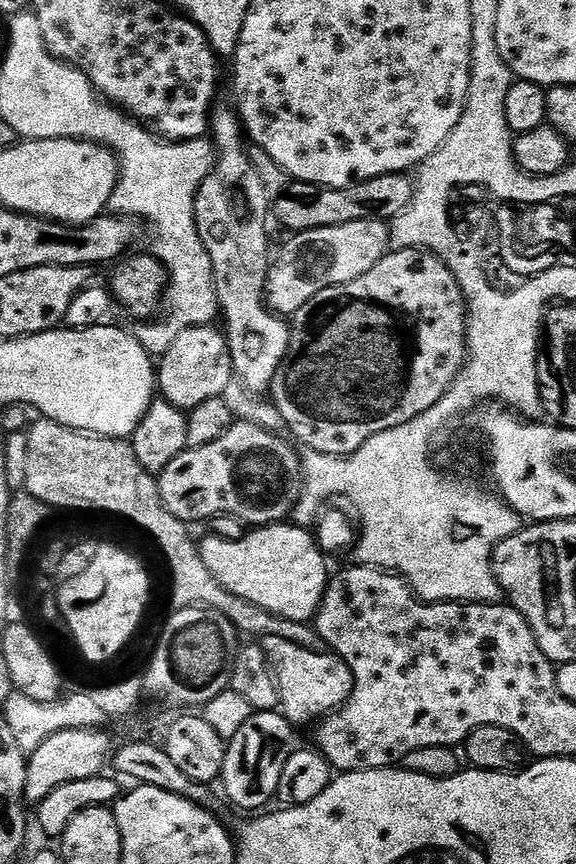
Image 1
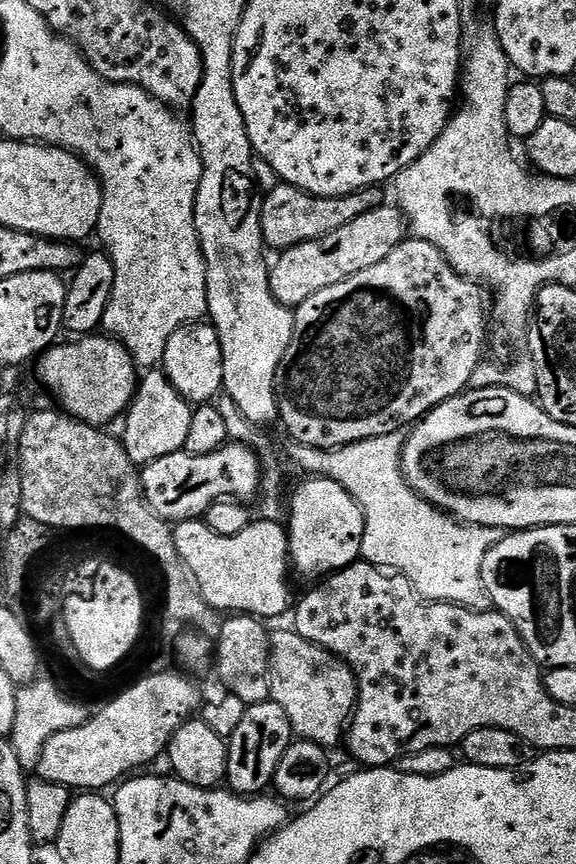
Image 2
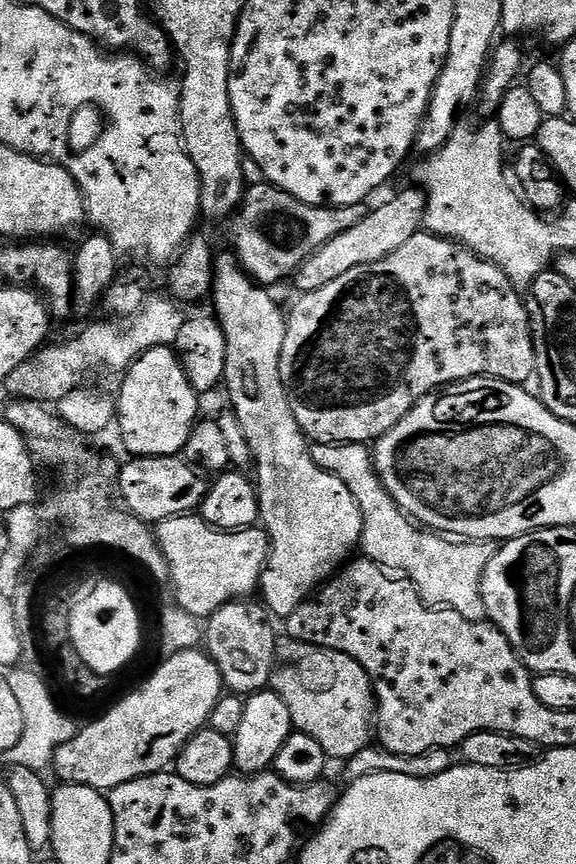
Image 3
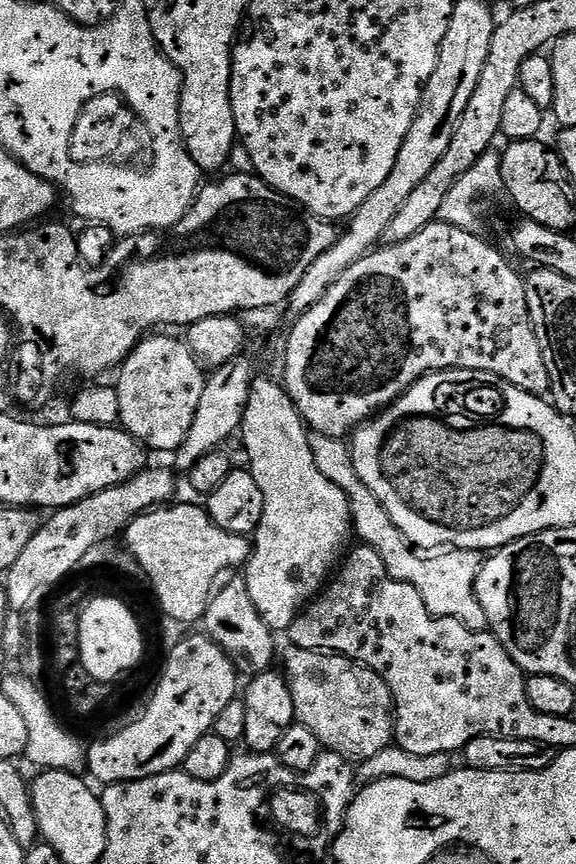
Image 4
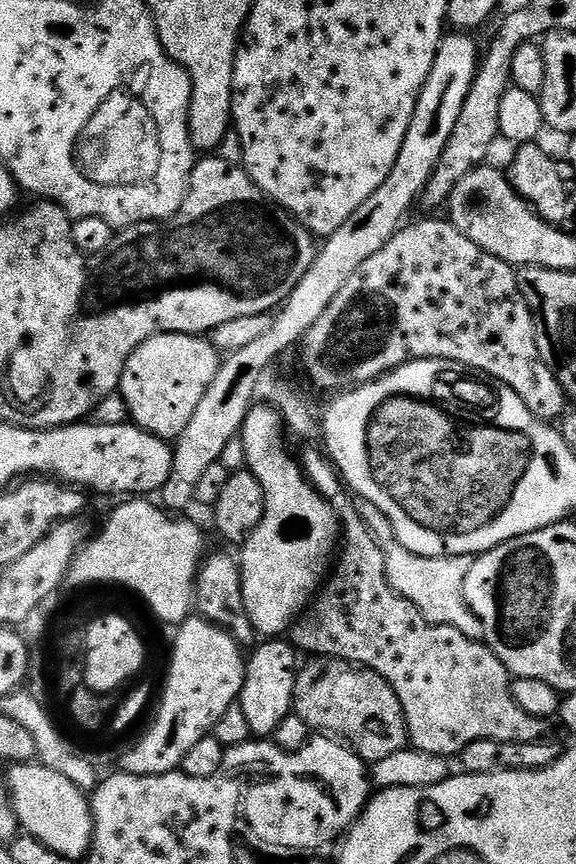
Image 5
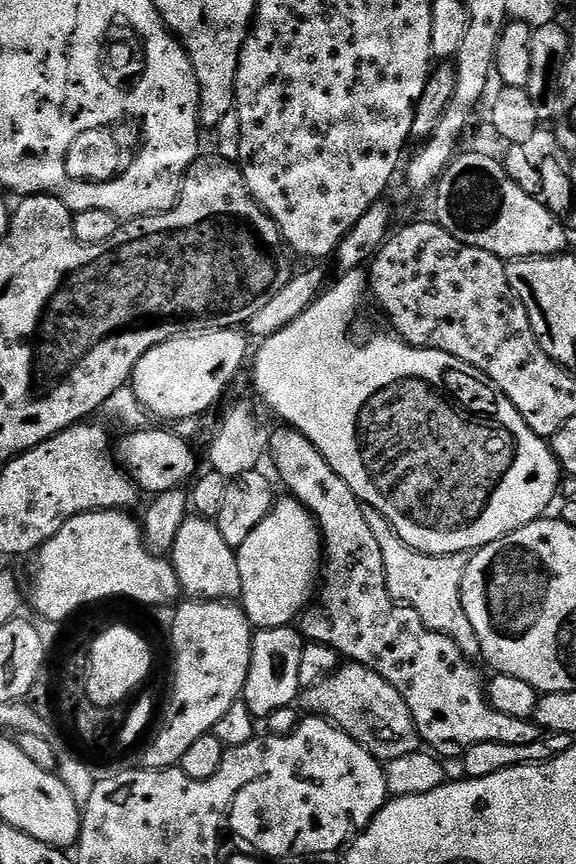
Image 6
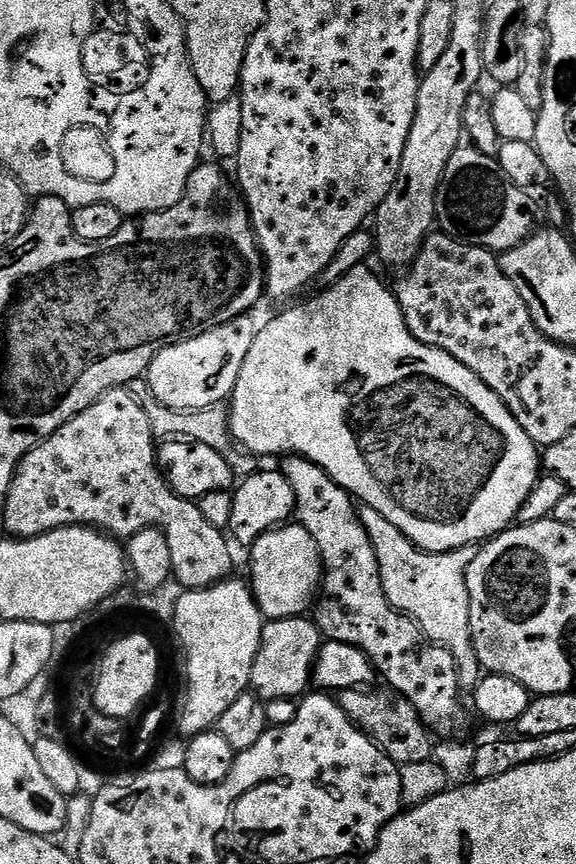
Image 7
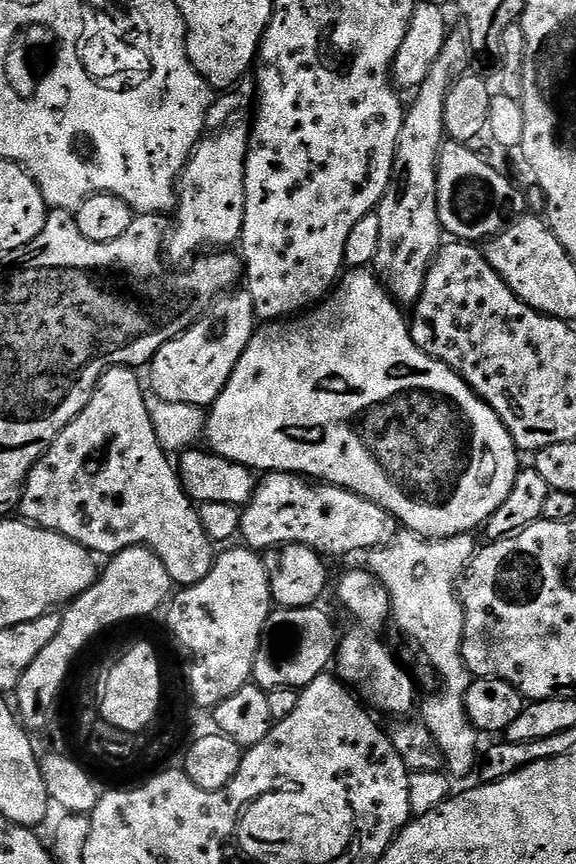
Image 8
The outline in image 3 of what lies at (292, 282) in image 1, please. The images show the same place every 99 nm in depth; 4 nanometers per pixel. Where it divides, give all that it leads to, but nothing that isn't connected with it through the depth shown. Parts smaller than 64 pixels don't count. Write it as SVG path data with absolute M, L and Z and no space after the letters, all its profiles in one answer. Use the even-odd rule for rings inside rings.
M411 186L405 192L400 192L396 200L384 204L381 208L373 207L358 226L350 226L346 234L338 234L338 238L330 238L326 246L322 246L294 273L297 293L313 292L322 290L322 286L334 282L334 278L342 278L342 274L354 270L354 266L366 266L370 262L378 262L386 258L386 254L394 254L414 234L418 234L424 228L424 215L428 205L428 197L419 187Z

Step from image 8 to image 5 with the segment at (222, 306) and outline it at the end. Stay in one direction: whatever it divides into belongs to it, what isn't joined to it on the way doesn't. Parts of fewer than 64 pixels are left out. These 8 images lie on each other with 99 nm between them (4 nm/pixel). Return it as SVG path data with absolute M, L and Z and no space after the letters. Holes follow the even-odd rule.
M161 332L152 336L142 346L130 354L126 366L122 370L118 395L128 408L131 423L137 424L142 430L154 434L169 442L175 441L190 426L190 418L194 418L194 410L198 410L198 402L202 402L202 394L214 382L214 374L220 369L221 353L216 351L211 339L203 335L187 336L181 332Z

